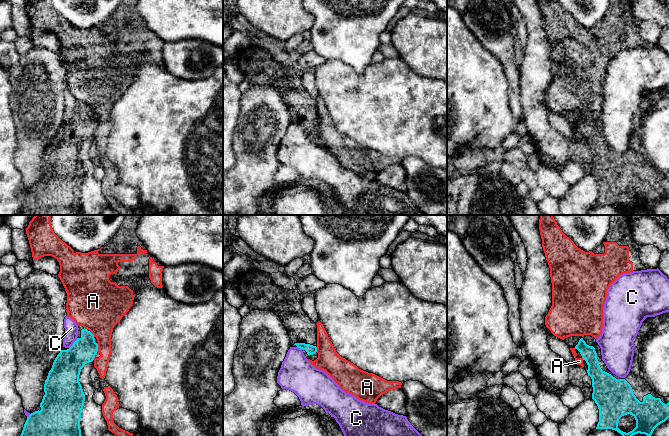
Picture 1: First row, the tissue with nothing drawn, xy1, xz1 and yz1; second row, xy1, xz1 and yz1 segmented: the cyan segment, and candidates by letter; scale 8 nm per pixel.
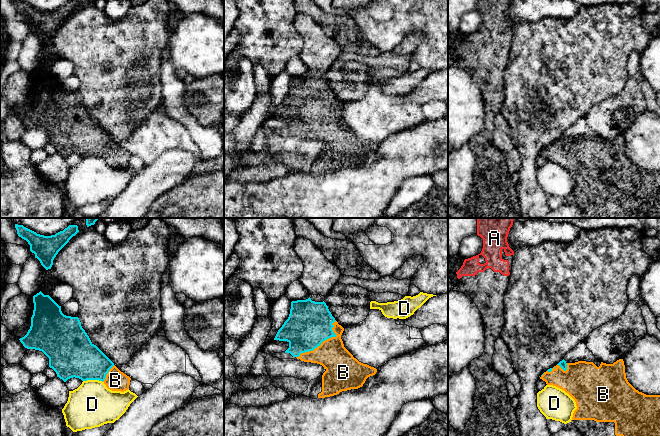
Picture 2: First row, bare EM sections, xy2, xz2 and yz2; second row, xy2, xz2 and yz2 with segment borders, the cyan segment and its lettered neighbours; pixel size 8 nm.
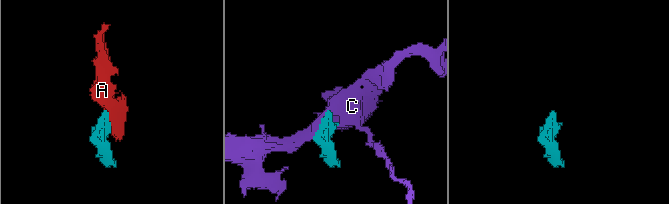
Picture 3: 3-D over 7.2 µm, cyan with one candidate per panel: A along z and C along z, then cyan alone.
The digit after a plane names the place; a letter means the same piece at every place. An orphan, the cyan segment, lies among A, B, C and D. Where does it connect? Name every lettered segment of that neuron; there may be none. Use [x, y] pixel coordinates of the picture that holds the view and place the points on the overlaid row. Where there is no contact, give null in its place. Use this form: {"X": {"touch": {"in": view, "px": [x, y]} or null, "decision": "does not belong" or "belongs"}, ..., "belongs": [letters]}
{"A": {"touch": {"in": "xy1", "px": [97, 347]}, "decision": "does not belong"}, "B": {"touch": {"in": "xz2", "px": [323, 340]}, "decision": "belongs"}, "C": {"touch": {"in": "xy1", "px": [73, 343]}, "decision": "does not belong"}, "D": {"touch": {"in": "xy2", "px": [93, 379]}, "decision": "does not belong"}, "belongs": ["B"]}

